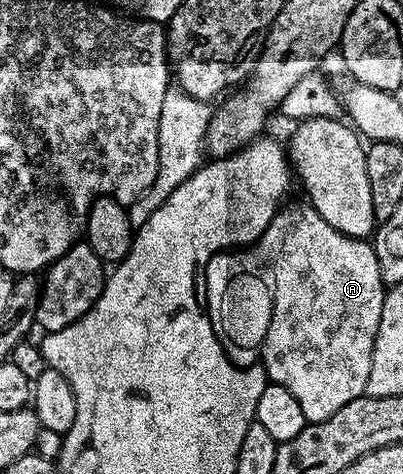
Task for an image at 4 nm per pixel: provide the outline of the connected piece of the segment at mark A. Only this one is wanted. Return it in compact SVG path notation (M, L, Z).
M307 202L288 206L281 206L278 212L280 223L288 223L294 231L286 231L286 251L282 251L280 263L271 275L272 316L258 359L264 366L268 382L290 389L305 420L317 423L334 417L342 405L350 405L350 401L364 394L366 380L370 378L370 357L374 357L374 337L382 317L386 285L378 269L378 257L368 239L355 239L334 229L334 225L322 221Z

